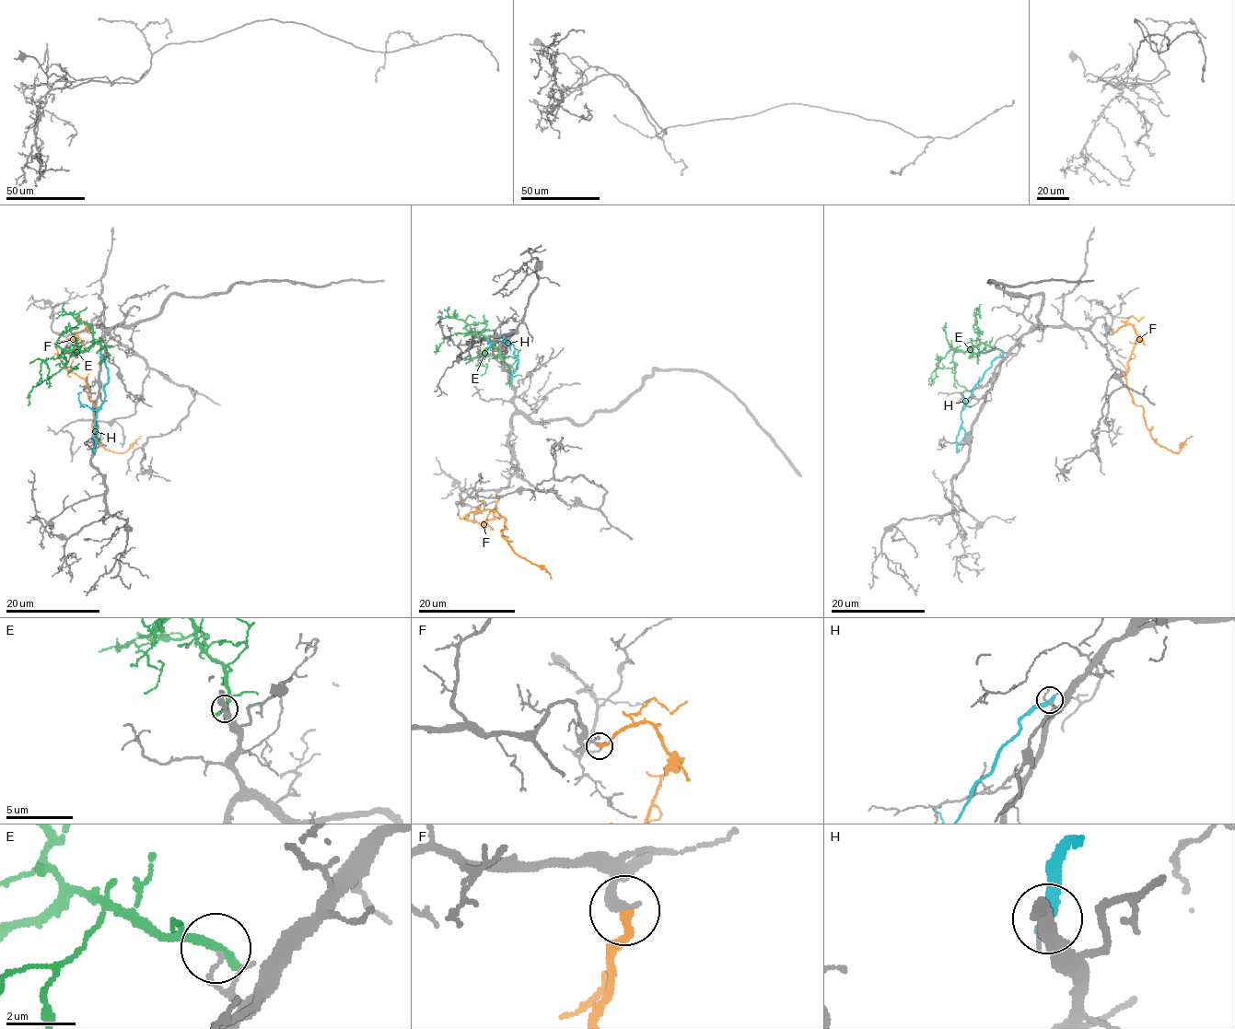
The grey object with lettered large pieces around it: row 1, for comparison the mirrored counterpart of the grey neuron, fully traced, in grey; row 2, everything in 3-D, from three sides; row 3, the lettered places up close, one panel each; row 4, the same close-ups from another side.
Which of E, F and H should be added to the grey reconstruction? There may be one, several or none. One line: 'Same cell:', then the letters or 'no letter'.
Same cell: F

